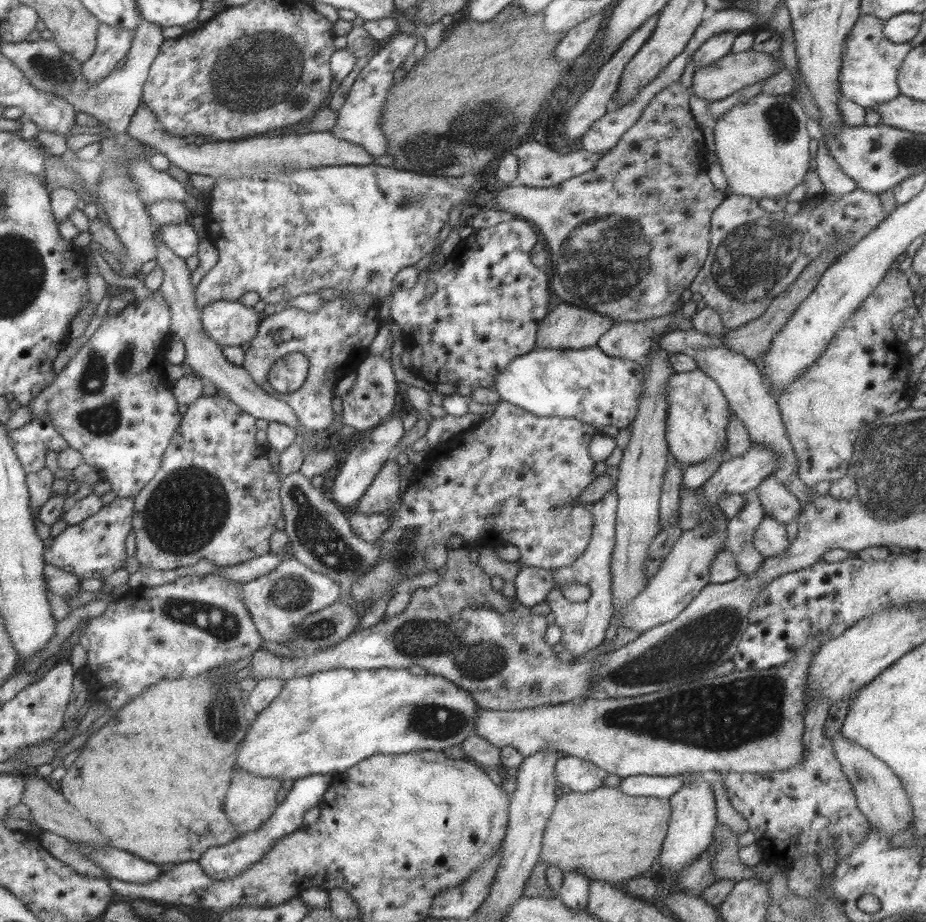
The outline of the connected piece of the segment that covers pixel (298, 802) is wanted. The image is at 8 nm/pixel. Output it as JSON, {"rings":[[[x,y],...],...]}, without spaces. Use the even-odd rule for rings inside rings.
{"rings":[[[314,774],[294,779],[291,788],[286,792],[284,800],[275,807],[273,814],[260,825],[259,829],[239,836],[228,844],[207,848],[201,854],[201,858],[196,861],[200,869],[207,874],[207,877],[215,880],[231,878],[241,874],[243,870],[247,870],[247,866],[251,866],[267,850],[271,850],[275,840],[287,837],[287,834],[298,832],[299,826],[303,824],[303,813],[310,806],[318,806],[318,802],[323,798],[323,793],[330,785],[332,777],[333,775],[330,774]]]}

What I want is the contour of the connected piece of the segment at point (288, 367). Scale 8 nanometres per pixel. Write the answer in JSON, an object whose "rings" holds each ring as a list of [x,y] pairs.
{"rings":[[[293,352],[277,359],[267,372],[267,382],[281,394],[295,392],[306,380],[308,359],[301,352]]]}

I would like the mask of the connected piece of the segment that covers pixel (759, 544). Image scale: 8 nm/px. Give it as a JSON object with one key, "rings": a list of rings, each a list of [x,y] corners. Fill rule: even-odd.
{"rings":[[[763,517],[755,529],[752,543],[764,558],[779,556],[786,551],[789,542],[785,536],[785,525],[773,517]]]}

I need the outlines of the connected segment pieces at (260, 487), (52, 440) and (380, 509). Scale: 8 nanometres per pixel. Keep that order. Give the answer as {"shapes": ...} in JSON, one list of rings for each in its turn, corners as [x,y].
{"shapes":[[[[217,392],[213,396],[199,396],[195,402],[191,402],[191,404],[186,406],[186,412],[183,414],[177,430],[175,430],[173,437],[163,451],[159,468],[155,471],[153,478],[146,486],[143,486],[143,489],[134,499],[131,531],[136,534],[134,556],[141,567],[154,568],[155,570],[173,570],[174,568],[193,566],[193,564],[203,560],[203,558],[218,567],[226,567],[227,565],[236,565],[270,552],[268,538],[276,530],[277,520],[282,515],[279,499],[282,477],[278,473],[273,472],[271,462],[263,454],[263,448],[255,439],[257,433],[255,427],[256,419],[243,411],[221,392]]],[[[46,416],[30,420],[21,428],[11,431],[9,436],[12,449],[26,474],[45,466],[46,450],[58,453],[67,447],[65,439],[59,436]]],[[[389,458],[383,466],[375,473],[372,483],[359,503],[357,512],[359,514],[388,513],[390,507],[399,498],[399,476],[402,468],[397,465],[395,459]]]]}

